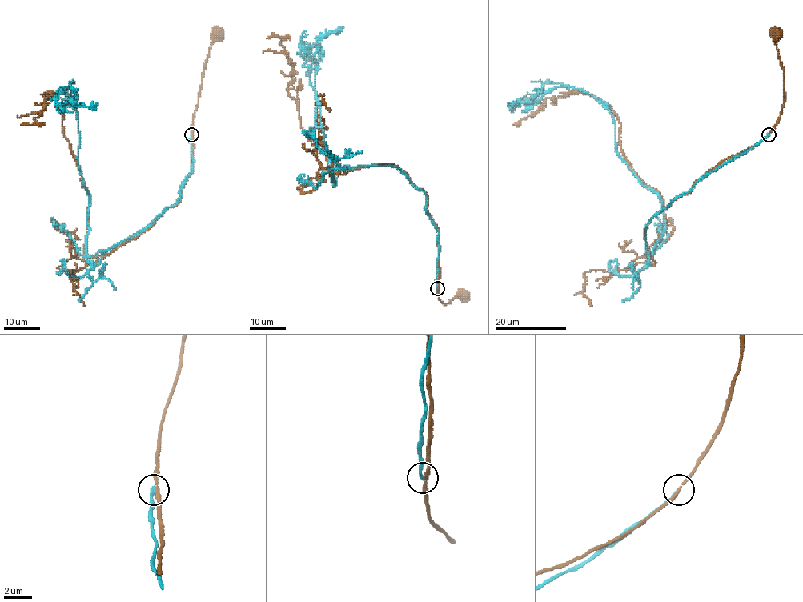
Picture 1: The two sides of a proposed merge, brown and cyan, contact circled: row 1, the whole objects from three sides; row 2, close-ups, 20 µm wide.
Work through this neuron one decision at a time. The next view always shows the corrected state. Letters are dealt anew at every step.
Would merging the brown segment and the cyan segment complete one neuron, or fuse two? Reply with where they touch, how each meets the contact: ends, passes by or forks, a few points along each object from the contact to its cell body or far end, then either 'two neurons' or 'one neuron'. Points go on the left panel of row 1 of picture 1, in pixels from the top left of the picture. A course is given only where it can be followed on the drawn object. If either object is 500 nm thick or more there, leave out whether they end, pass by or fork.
(191, 134) | brown passes by | cyan ends | brown via (191, 134), (202, 70), (212, 39), (216, 34) | cyan via (191, 134), (179, 198), (88, 255), (75, 95), (63, 89), (74, 104), (97, 103) | two neurons

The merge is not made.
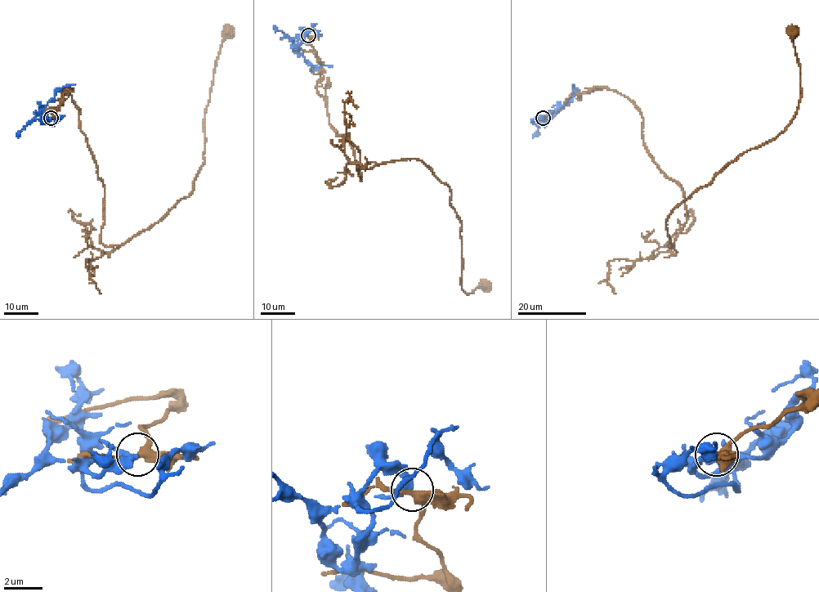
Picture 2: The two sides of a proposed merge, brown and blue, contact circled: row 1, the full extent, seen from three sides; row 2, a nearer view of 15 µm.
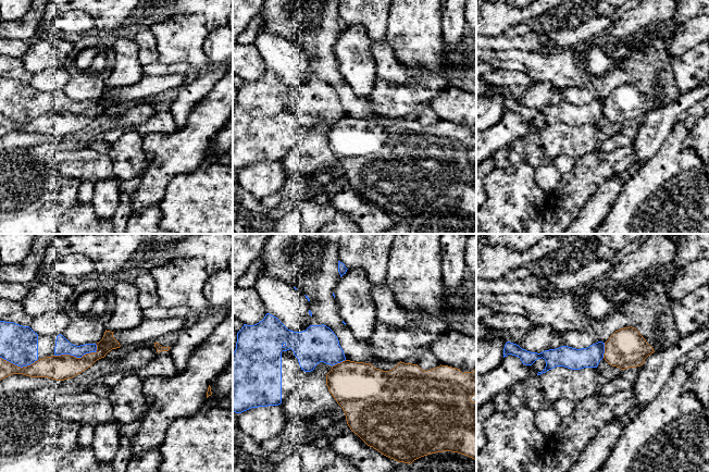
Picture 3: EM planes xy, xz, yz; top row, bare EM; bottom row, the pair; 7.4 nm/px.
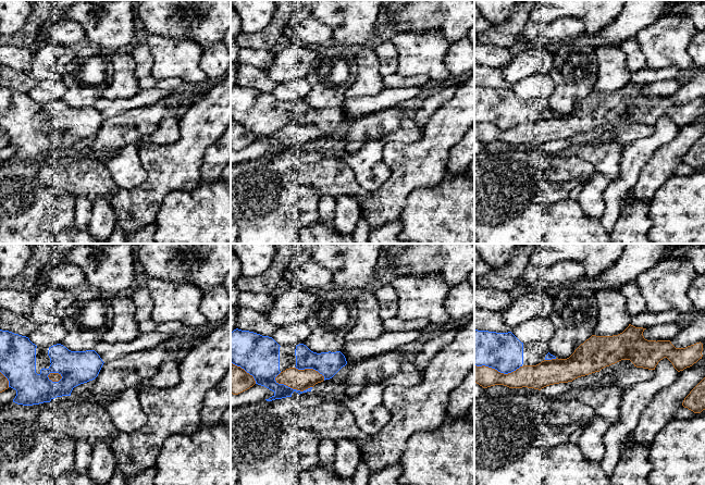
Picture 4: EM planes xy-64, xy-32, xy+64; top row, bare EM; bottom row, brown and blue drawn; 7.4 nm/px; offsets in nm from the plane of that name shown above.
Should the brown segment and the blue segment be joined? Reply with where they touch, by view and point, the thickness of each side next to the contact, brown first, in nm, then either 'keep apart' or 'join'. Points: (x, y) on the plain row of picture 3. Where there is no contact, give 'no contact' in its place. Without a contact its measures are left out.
meets brown in xy at (77, 114); 190 nm thick on the brown side, 110 nm on the other; keep apart

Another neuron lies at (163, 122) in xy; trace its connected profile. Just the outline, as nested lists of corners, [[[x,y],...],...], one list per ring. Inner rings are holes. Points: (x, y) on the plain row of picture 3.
[[[161,108],[154,116],[139,125],[130,126],[129,129],[145,136],[147,134],[171,134],[175,131],[175,127],[174,117],[170,109]]]

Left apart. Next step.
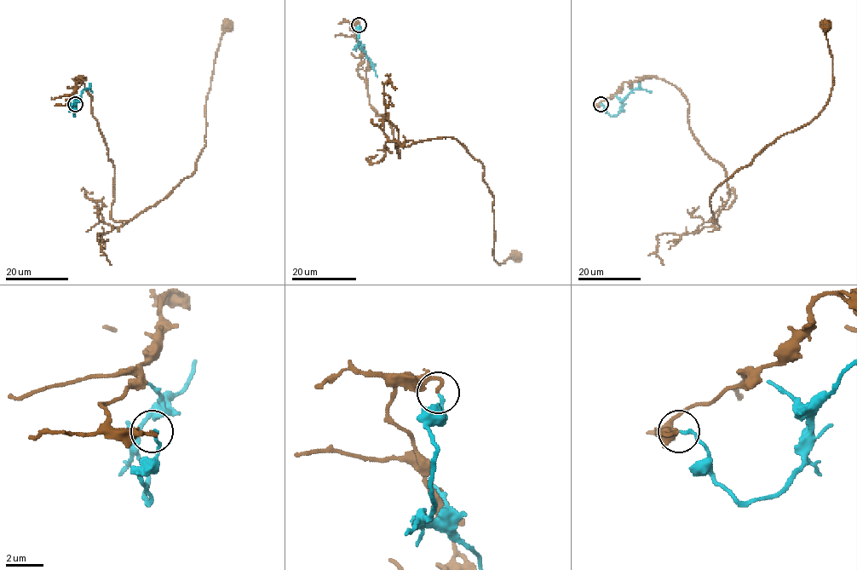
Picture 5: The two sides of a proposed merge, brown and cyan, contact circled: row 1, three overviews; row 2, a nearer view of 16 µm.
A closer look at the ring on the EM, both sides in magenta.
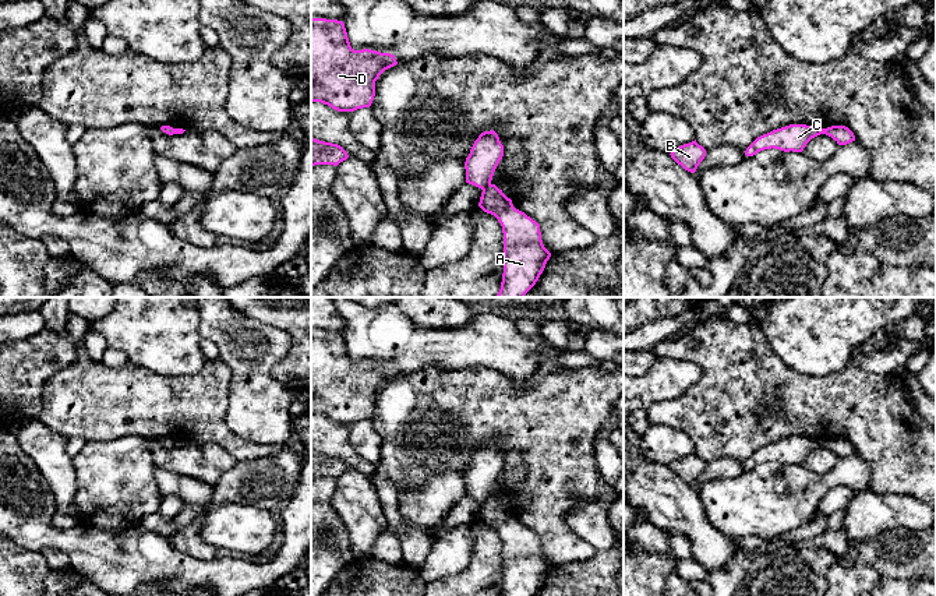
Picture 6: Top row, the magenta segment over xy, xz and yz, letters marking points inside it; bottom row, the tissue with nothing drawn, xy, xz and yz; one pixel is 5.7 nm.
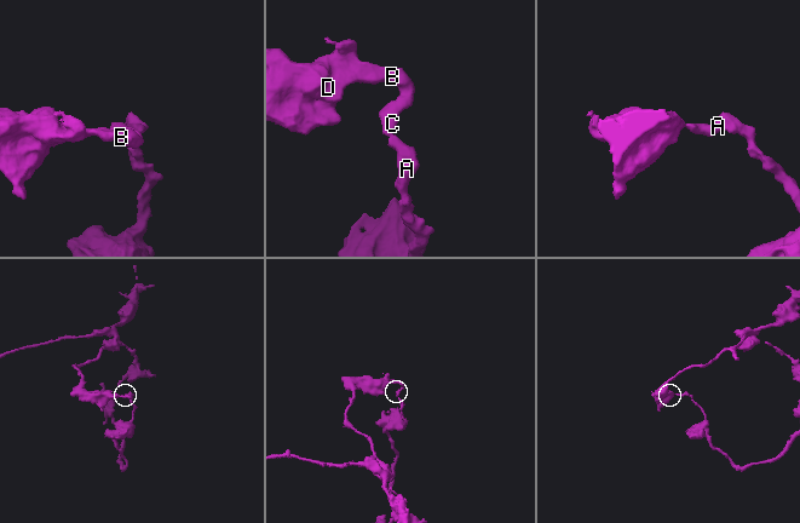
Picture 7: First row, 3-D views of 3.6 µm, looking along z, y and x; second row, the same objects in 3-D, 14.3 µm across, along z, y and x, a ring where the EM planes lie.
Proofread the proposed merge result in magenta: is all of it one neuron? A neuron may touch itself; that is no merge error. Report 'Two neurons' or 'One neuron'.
Two neurons

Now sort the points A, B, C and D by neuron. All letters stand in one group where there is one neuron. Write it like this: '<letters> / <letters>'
A / B C D

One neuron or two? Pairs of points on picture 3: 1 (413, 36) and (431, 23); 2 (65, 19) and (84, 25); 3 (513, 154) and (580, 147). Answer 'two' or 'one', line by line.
1: one
2: one
3: one

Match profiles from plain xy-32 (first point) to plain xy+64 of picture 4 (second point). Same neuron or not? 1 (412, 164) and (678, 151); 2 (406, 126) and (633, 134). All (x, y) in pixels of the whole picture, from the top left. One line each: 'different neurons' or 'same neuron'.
1: same neuron
2: same neuron

